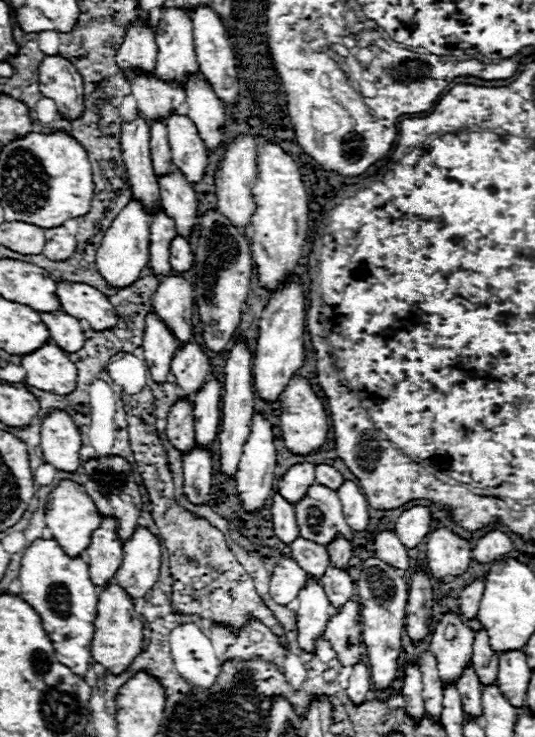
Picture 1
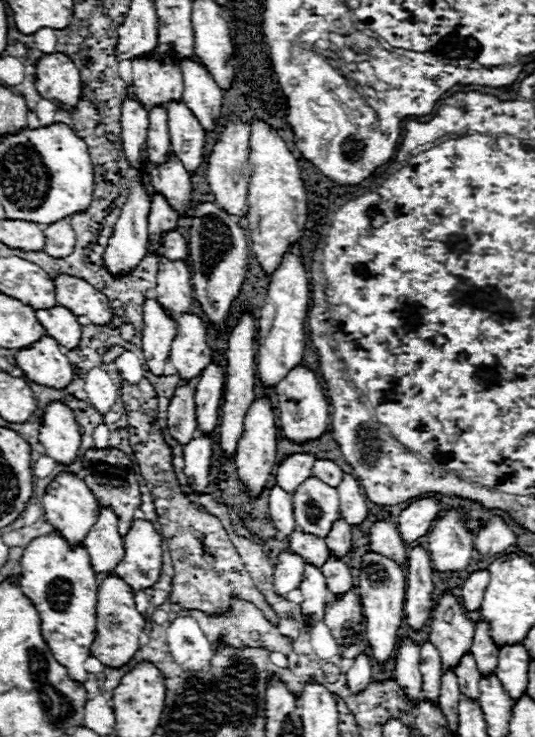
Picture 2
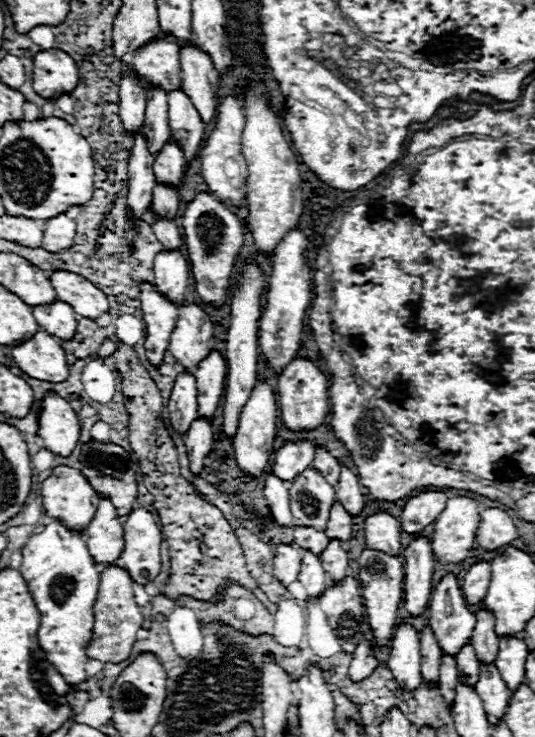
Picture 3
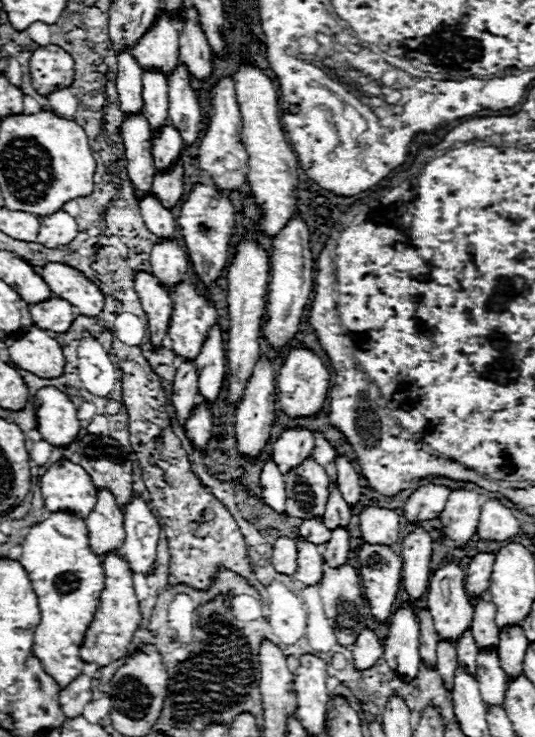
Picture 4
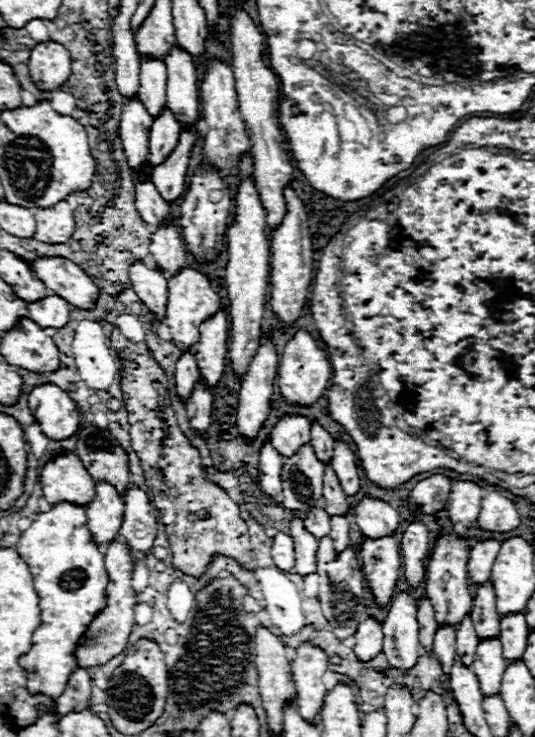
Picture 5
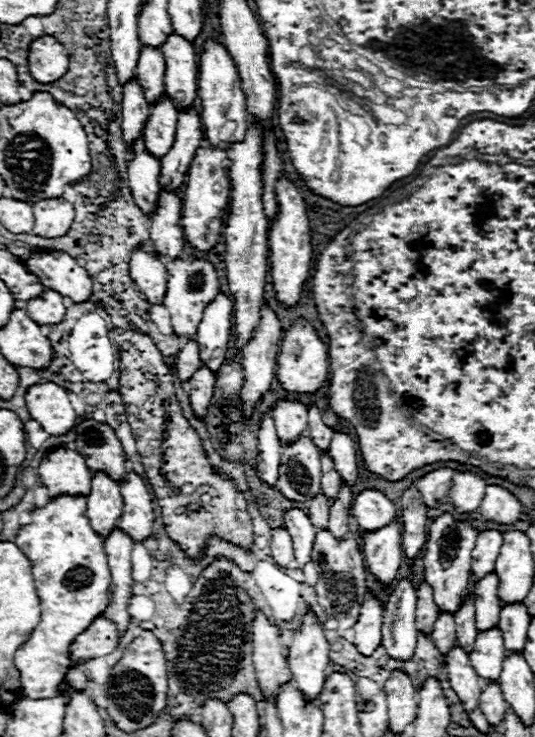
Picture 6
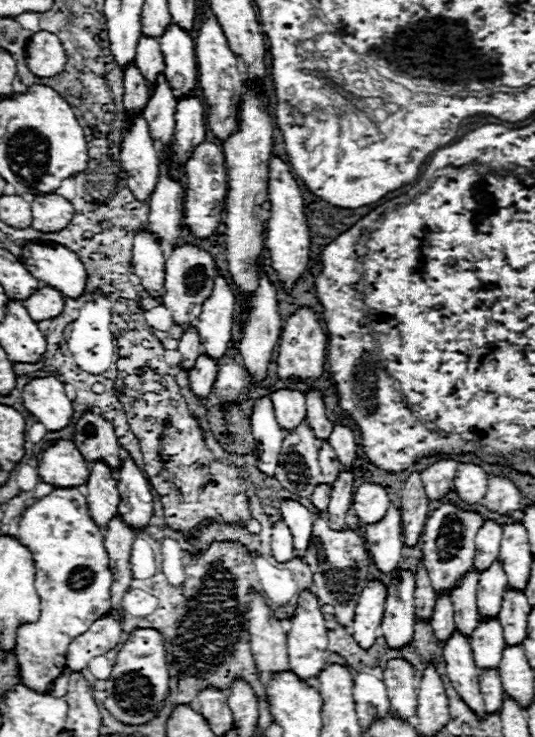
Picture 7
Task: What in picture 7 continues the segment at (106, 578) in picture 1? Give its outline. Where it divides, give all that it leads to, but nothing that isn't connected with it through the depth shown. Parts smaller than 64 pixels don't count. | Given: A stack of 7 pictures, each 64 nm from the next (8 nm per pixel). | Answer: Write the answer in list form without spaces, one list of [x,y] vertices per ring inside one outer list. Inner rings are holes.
[[[96,462],[90,466],[88,478],[88,508],[92,510],[92,518],[96,518],[96,526],[106,528],[108,522],[118,514],[120,494],[116,490],[116,480],[110,468],[104,462]]]

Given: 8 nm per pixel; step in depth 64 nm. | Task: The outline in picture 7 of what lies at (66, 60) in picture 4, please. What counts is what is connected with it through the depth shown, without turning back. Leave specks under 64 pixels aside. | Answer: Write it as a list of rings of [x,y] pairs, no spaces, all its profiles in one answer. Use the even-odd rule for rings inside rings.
[[[36,32],[26,50],[26,66],[40,78],[58,76],[66,66],[66,52],[56,34]]]

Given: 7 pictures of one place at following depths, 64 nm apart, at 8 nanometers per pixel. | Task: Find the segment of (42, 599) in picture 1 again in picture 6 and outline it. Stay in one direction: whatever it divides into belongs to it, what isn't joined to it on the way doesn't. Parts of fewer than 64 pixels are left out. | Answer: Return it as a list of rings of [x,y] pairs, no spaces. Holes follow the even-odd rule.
[[[58,496],[46,508],[30,512],[32,522],[22,526],[16,538],[34,570],[42,620],[30,640],[18,648],[14,662],[22,674],[22,692],[28,698],[56,698],[60,686],[72,668],[70,644],[82,634],[108,606],[110,570],[104,552],[104,540],[92,530],[86,516],[86,498]]]

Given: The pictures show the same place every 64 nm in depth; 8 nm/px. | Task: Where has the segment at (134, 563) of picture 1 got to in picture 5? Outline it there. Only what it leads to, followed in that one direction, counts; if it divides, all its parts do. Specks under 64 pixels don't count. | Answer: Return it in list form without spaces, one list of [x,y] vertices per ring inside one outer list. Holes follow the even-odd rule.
[[[128,488],[124,492],[124,520],[122,520],[120,536],[128,542],[134,562],[138,552],[146,556],[152,550],[158,532],[156,526],[158,520],[154,516],[146,492],[142,492],[140,488]]]

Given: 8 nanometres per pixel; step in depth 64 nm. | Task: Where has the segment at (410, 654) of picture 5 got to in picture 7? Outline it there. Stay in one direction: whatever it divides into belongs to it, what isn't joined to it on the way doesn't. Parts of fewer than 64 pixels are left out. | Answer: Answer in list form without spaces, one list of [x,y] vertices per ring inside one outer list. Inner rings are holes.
[[[402,570],[388,586],[386,610],[382,616],[382,636],[392,650],[402,650],[414,636],[414,574]]]

